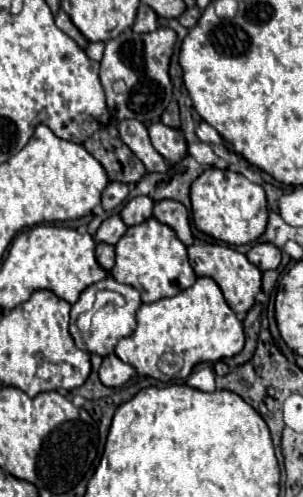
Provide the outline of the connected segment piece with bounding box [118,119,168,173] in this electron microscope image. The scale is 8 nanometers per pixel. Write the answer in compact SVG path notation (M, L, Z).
M138 119L120 121L118 131L120 131L120 139L134 151L134 155L144 163L144 167L150 173L152 171L164 173L168 169L166 159L152 147L150 137L148 137L148 129L144 127L144 123L140 123Z

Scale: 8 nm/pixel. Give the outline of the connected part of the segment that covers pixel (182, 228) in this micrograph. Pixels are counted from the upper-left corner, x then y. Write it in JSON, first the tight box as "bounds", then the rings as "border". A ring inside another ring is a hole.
{"bounds":[152,199,194,245],"border":[[[172,199],[156,201],[152,217],[156,217],[160,223],[168,225],[184,245],[192,245],[194,237],[192,237],[192,229],[190,229],[190,221],[188,221],[188,211],[182,203],[176,203]]]}

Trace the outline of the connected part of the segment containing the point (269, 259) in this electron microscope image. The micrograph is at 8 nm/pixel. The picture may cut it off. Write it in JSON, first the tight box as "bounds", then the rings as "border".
{"bounds":[248,243,282,271],"border":[[[256,243],[250,251],[248,251],[248,261],[254,263],[260,271],[268,271],[268,269],[276,269],[280,265],[282,253],[276,245],[272,243]]]}

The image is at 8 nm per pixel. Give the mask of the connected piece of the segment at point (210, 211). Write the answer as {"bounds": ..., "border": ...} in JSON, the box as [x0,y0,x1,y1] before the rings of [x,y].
{"bounds":[190,167,268,245],"border":[[[216,167],[206,169],[204,175],[200,175],[196,183],[192,183],[190,199],[192,199],[192,219],[196,229],[228,245],[252,243],[266,229],[268,203],[266,203],[264,189],[248,181],[240,173],[228,169],[216,169]]]}

